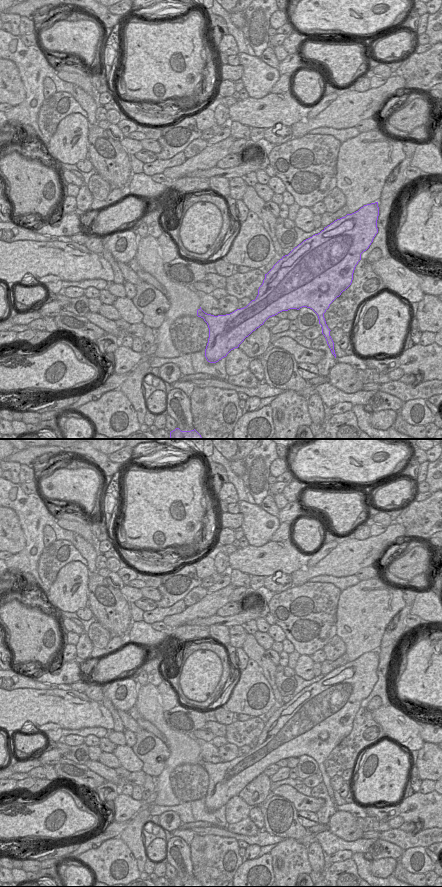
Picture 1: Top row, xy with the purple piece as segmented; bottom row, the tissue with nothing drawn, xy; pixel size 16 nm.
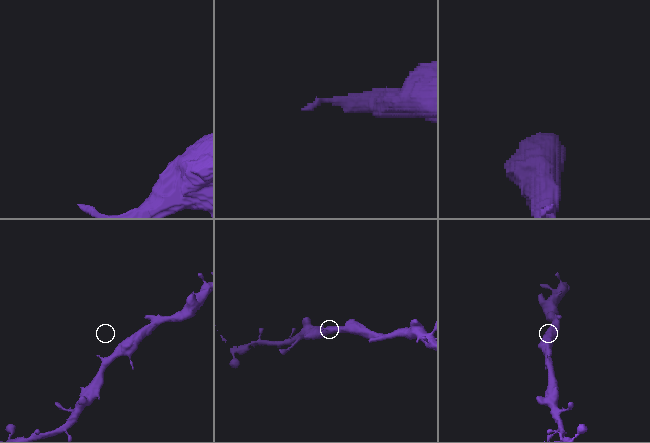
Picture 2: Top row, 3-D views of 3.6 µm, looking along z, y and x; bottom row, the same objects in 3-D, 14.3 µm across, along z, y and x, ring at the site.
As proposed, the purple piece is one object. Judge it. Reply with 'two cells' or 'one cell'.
one cell

